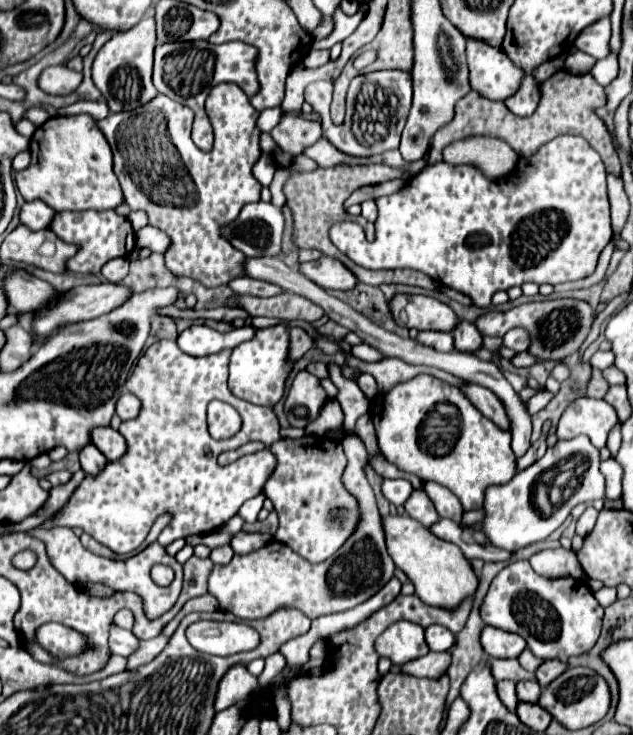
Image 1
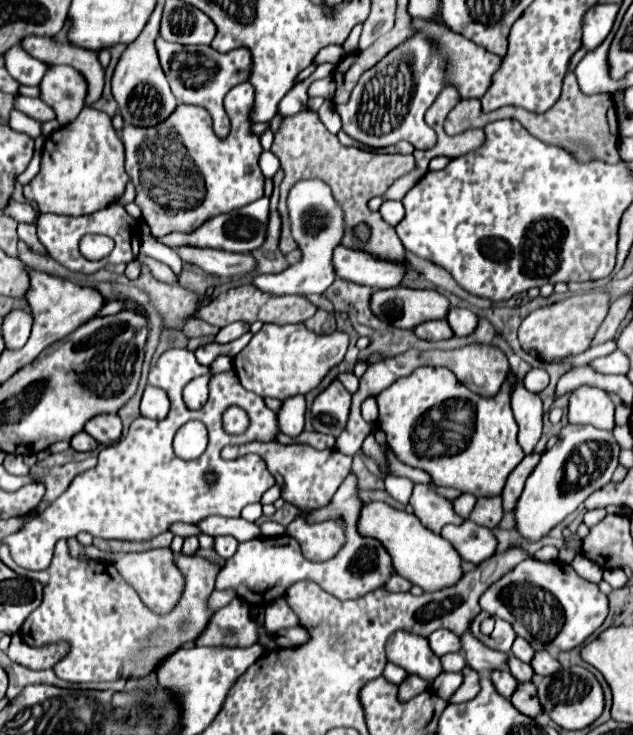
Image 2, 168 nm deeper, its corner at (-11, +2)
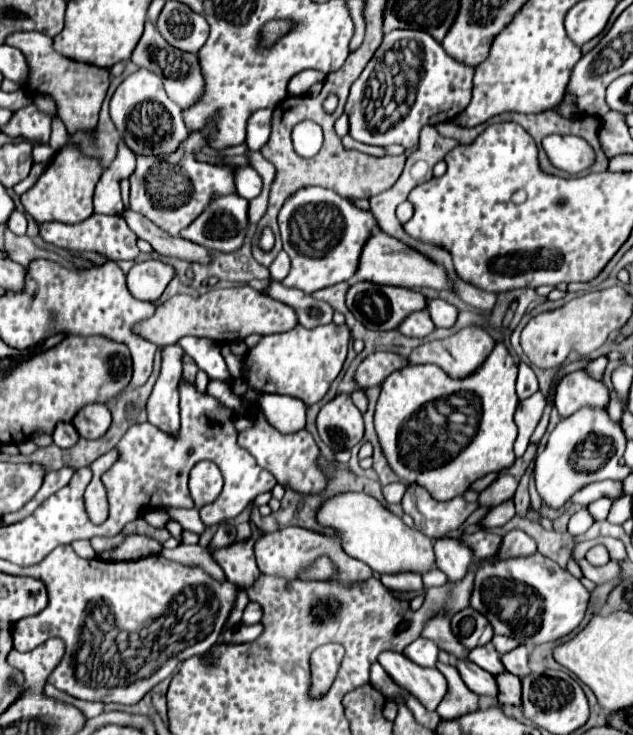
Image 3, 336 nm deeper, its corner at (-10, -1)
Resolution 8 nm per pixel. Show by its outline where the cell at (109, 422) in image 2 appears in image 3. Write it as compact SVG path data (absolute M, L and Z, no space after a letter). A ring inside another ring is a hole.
M89 403L81 411L77 411L77 415L71 423L81 437L97 439L109 429L111 413L103 403Z

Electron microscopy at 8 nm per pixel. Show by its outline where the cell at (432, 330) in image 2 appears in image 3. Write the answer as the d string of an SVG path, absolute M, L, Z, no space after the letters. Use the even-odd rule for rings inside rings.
M413 311L411 315L407 315L407 319L399 327L399 331L407 337L425 337L433 329L435 325L431 323L431 317L427 311Z

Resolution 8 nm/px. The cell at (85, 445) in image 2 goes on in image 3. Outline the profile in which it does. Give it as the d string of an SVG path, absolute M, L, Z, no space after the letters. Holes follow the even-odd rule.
M57 423L55 425L55 431L53 431L53 441L55 445L59 445L61 449L67 449L67 447L73 447L77 443L79 435L75 431L75 427L71 423Z

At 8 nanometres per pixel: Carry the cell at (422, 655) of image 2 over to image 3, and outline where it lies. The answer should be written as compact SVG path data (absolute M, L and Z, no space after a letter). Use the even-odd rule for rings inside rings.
M383 651L377 661L387 671L387 675L401 689L411 693L427 711L435 711L449 691L445 677L437 669L417 667L401 653Z

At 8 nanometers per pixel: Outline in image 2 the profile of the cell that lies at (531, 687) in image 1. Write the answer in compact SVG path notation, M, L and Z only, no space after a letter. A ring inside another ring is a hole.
M510 656L508 664L510 664L512 676L514 676L518 682L532 682L532 680L534 680L534 672L532 672L532 666L530 666L530 664L524 664L524 662L516 660L514 656Z

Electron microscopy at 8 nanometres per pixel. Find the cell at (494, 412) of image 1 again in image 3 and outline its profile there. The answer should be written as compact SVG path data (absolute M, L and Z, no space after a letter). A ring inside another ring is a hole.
M471 325L442 341L419 345L409 355L409 363L439 365L451 377L471 375L491 353L495 339L481 327Z

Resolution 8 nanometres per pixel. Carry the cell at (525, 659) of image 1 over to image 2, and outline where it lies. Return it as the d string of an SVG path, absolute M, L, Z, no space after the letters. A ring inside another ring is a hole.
M516 638L514 646L512 646L512 654L518 658L518 660L524 660L524 662L532 662L532 656L536 654L536 650L528 644L528 640L524 638Z

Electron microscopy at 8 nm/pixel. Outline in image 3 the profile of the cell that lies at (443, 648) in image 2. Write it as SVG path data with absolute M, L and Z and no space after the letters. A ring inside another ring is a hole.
M415 639L411 645L407 645L403 649L403 655L407 655L407 659L411 659L413 663L421 665L421 667L435 667L437 663L437 653L439 647L435 647L435 643L431 643L429 639Z

